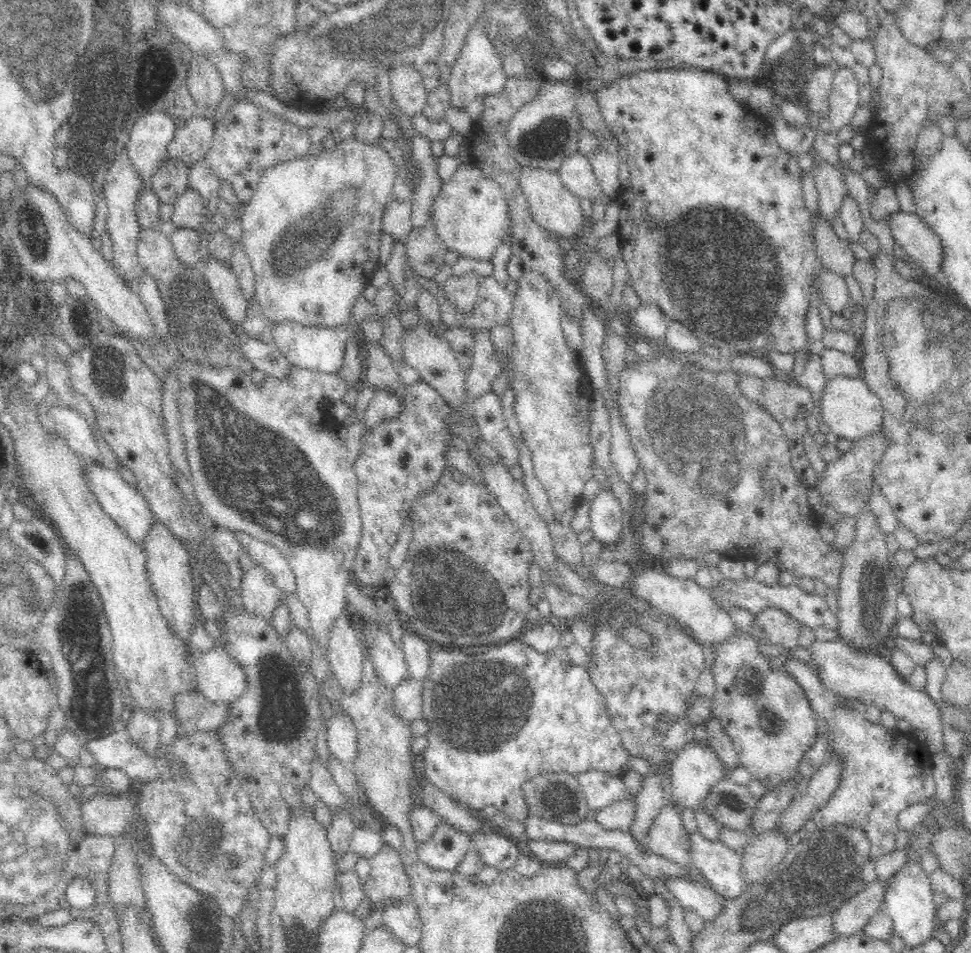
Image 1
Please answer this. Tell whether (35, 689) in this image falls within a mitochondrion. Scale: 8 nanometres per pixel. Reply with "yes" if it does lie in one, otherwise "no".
no

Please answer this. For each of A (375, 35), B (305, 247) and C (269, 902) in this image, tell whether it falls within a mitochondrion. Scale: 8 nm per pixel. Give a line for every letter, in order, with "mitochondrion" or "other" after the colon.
A: mitochondrion
B: mitochondrion
C: other

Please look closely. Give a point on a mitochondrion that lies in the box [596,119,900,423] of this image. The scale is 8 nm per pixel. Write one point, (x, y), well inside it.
(724, 248)

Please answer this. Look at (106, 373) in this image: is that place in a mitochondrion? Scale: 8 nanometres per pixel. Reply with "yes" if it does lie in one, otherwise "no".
yes

